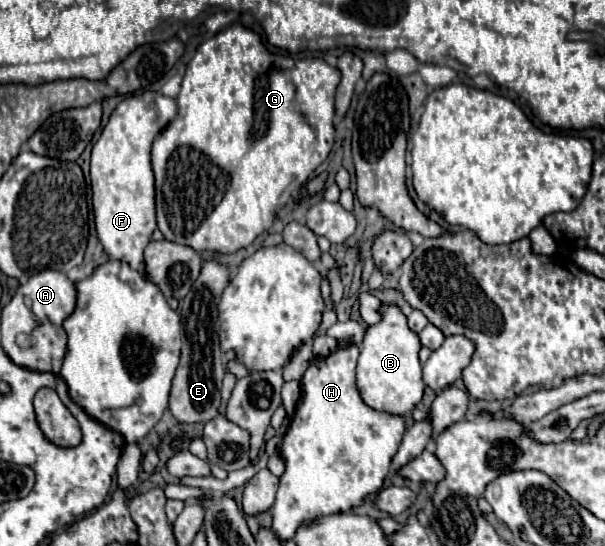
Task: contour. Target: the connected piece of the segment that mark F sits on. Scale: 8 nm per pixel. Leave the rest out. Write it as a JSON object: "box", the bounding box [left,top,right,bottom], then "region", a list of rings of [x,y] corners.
{"box":[90,92,178,272],"region":[[[144,92],[138,96],[124,98],[114,112],[110,114],[108,124],[104,126],[100,138],[92,148],[92,164],[90,164],[90,178],[92,178],[92,204],[94,204],[94,222],[98,238],[104,246],[104,252],[110,258],[126,260],[130,268],[144,272],[144,248],[150,242],[152,232],[156,230],[155,208],[155,178],[152,172],[151,147],[156,134],[174,120],[178,112],[176,100],[168,98],[158,92]]]}

